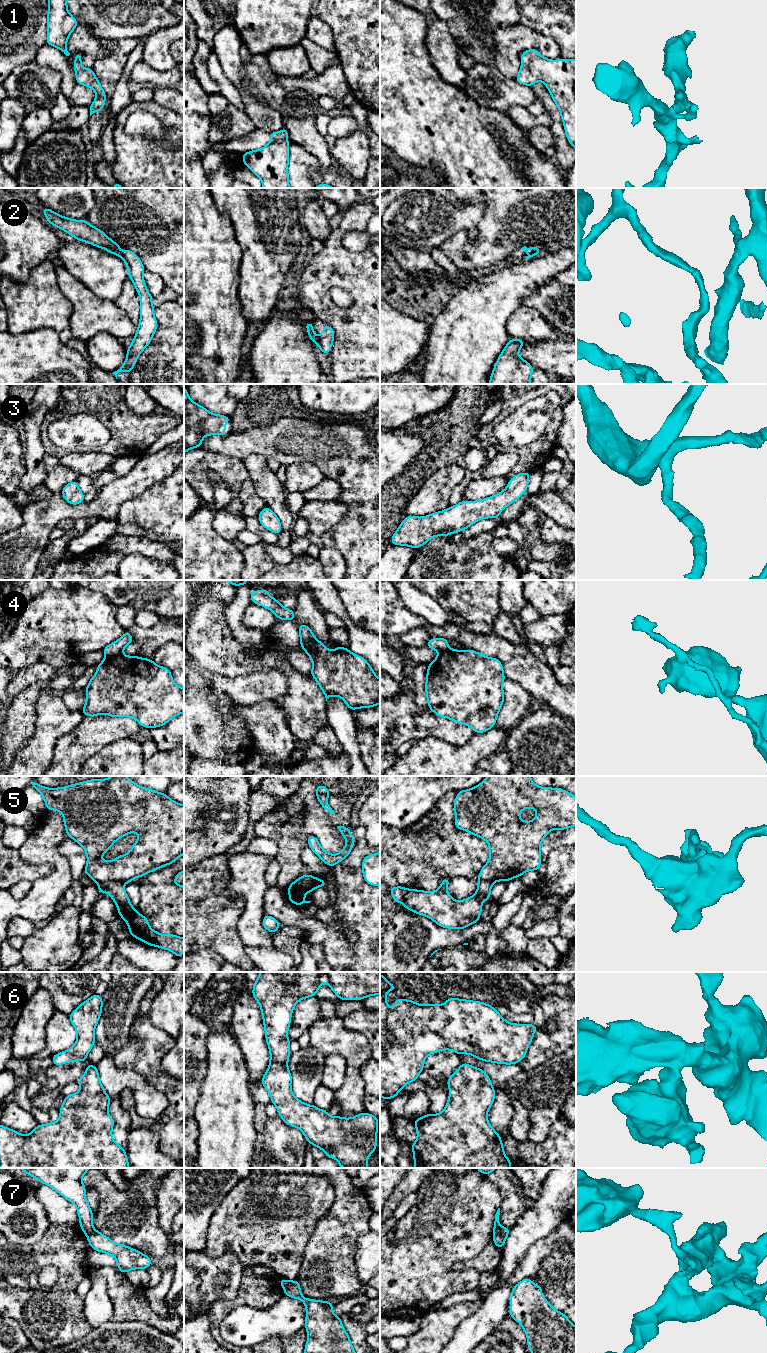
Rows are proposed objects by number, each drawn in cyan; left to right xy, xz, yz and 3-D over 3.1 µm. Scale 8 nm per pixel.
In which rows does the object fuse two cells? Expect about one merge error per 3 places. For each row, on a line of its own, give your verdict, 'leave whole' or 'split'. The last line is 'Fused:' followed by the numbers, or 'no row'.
1: leave whole
2: leave whole
3: leave whole
4: split
5: split
6: leave whole
7: split
Fused: 4, 5, 7

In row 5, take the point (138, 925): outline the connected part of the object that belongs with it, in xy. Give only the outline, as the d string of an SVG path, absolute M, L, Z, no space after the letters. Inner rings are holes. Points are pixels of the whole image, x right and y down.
M107 881L98 885L99 892L108 893L115 902L119 916L122 917L129 928L130 936L142 942L162 949L170 950L178 958L183 956L184 938L174 934L163 935L150 928L148 919L139 914L129 900L124 884L118 881Z

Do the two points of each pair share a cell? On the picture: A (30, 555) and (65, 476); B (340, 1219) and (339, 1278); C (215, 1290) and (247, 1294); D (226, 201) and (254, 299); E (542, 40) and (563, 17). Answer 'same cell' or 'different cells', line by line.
A: different cells
B: same cell
C: different cells
D: same cell
E: different cells

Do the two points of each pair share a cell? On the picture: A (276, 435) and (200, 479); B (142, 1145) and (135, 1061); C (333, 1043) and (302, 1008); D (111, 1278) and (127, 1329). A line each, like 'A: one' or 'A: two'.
A: two
B: two
C: two
D: two

